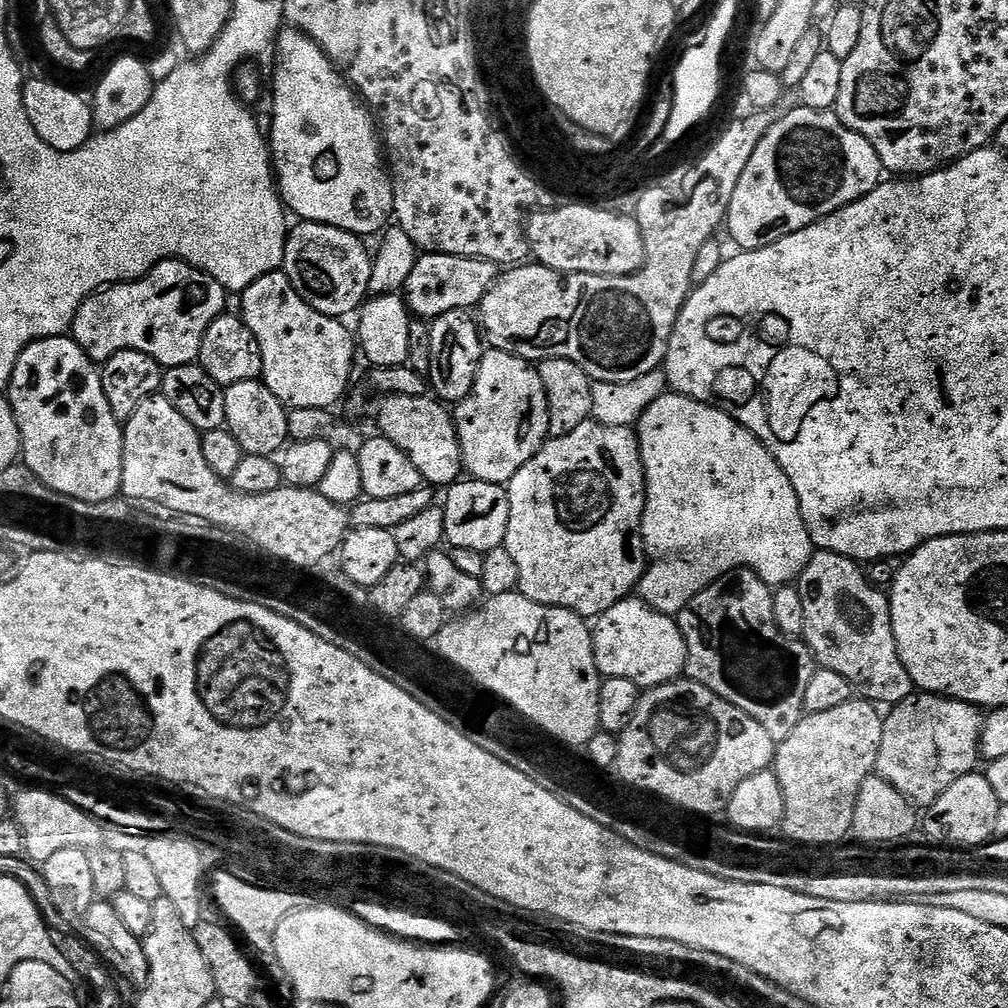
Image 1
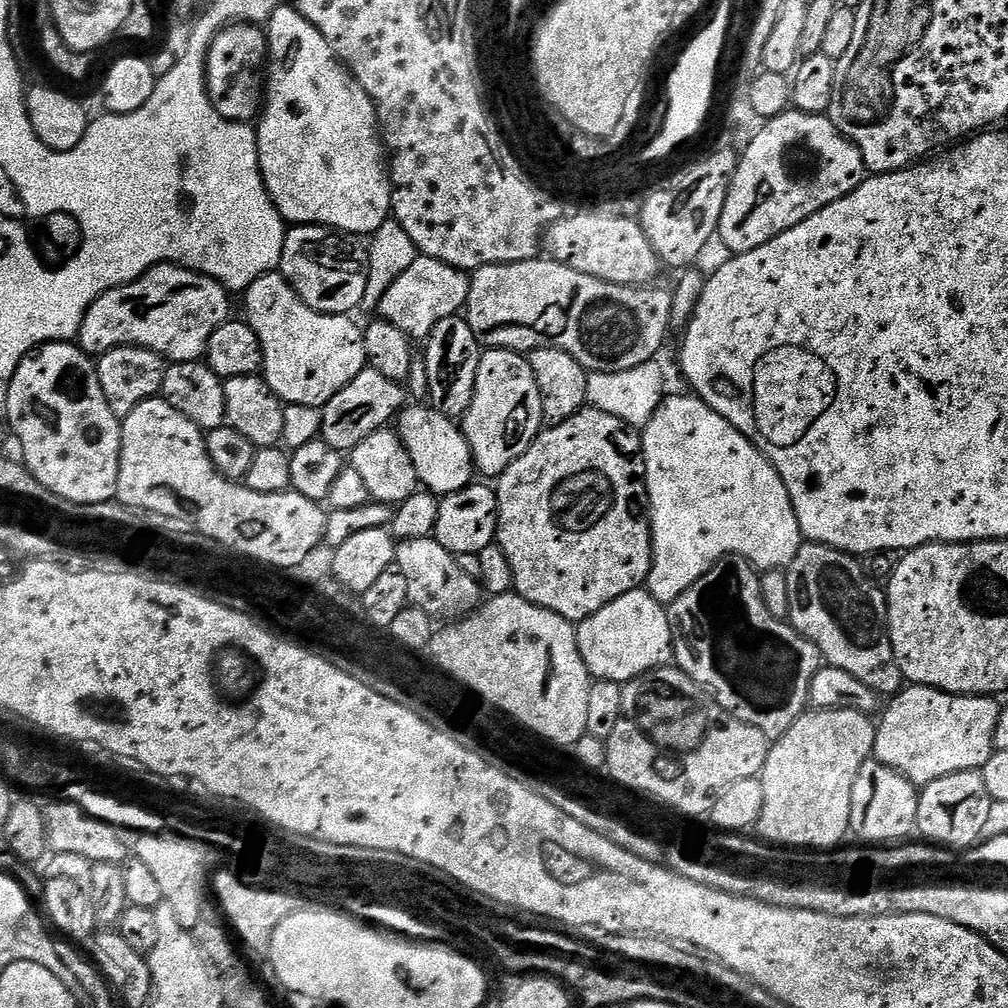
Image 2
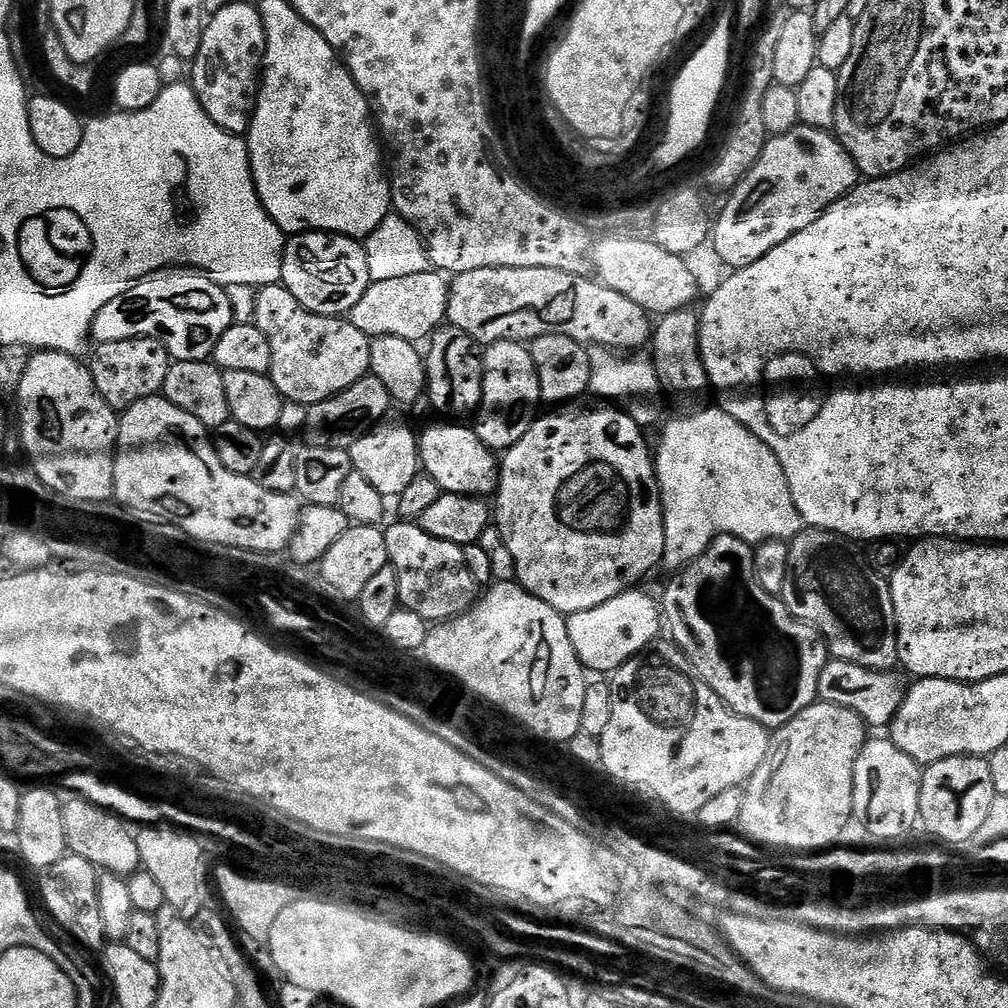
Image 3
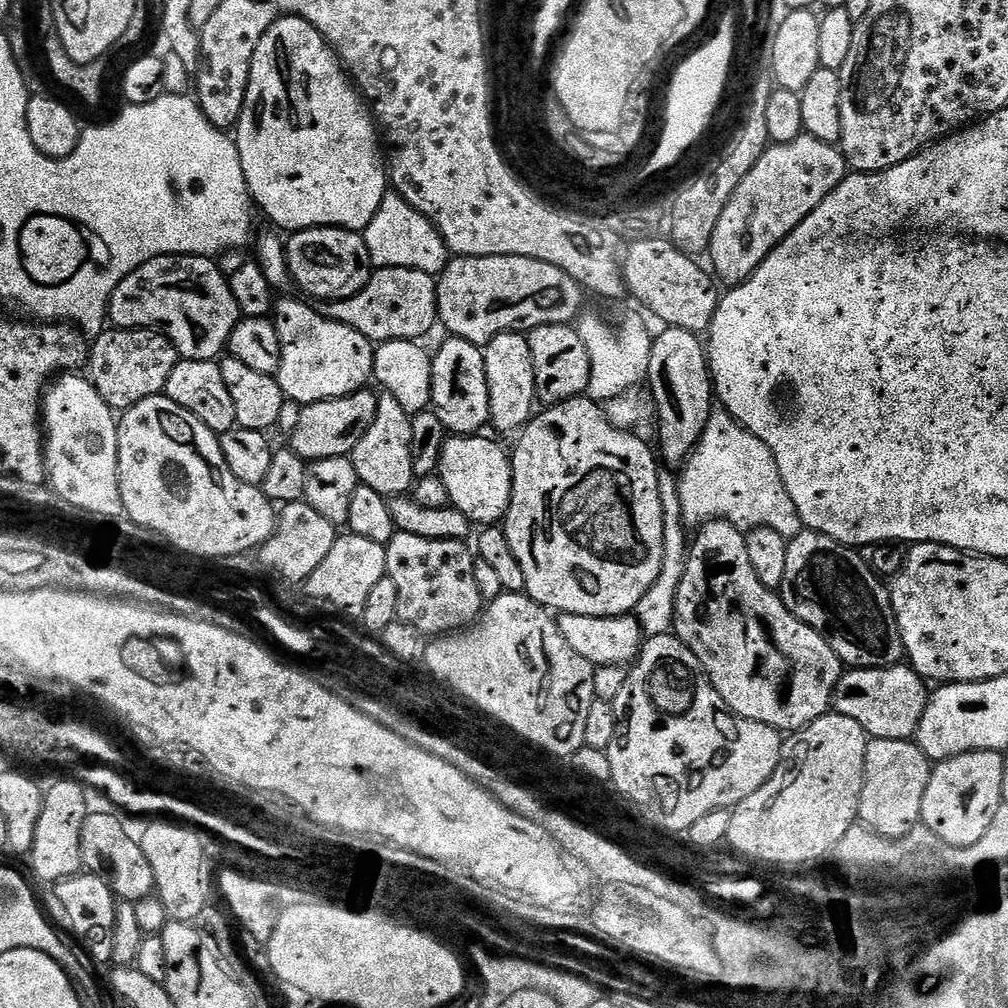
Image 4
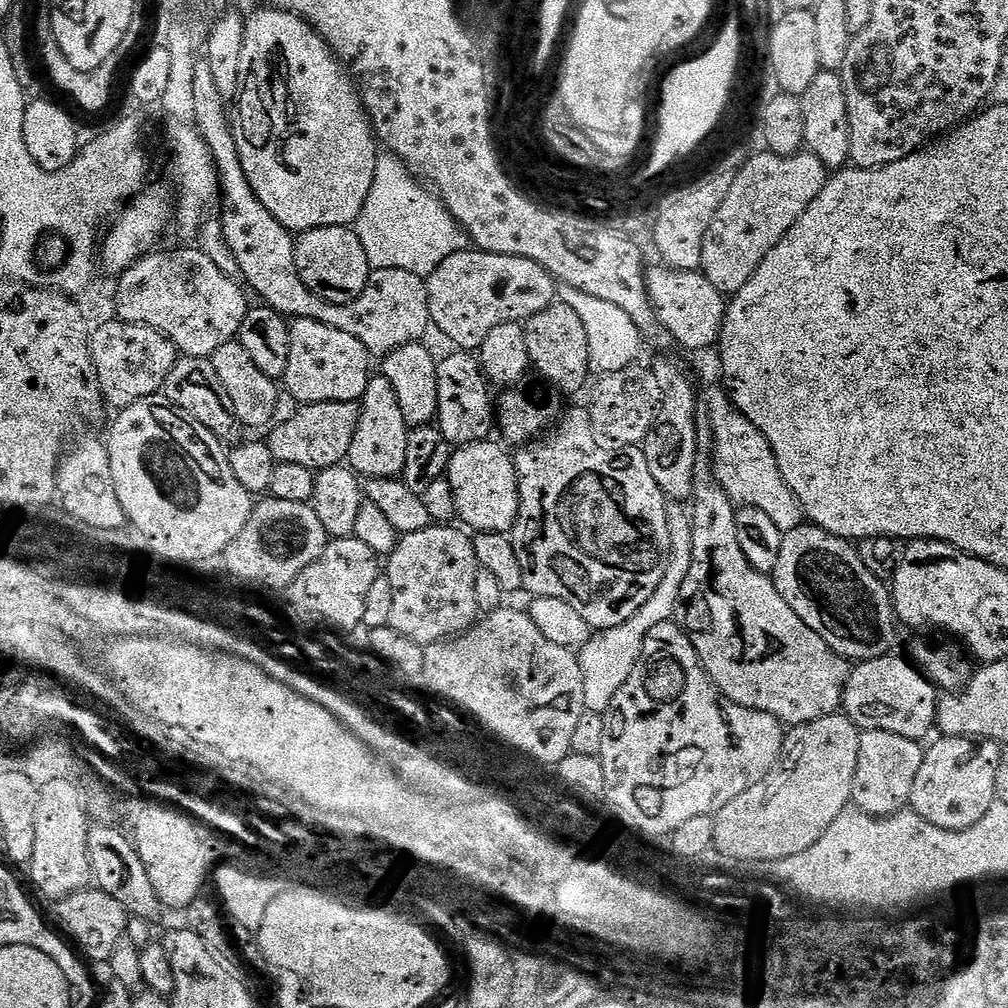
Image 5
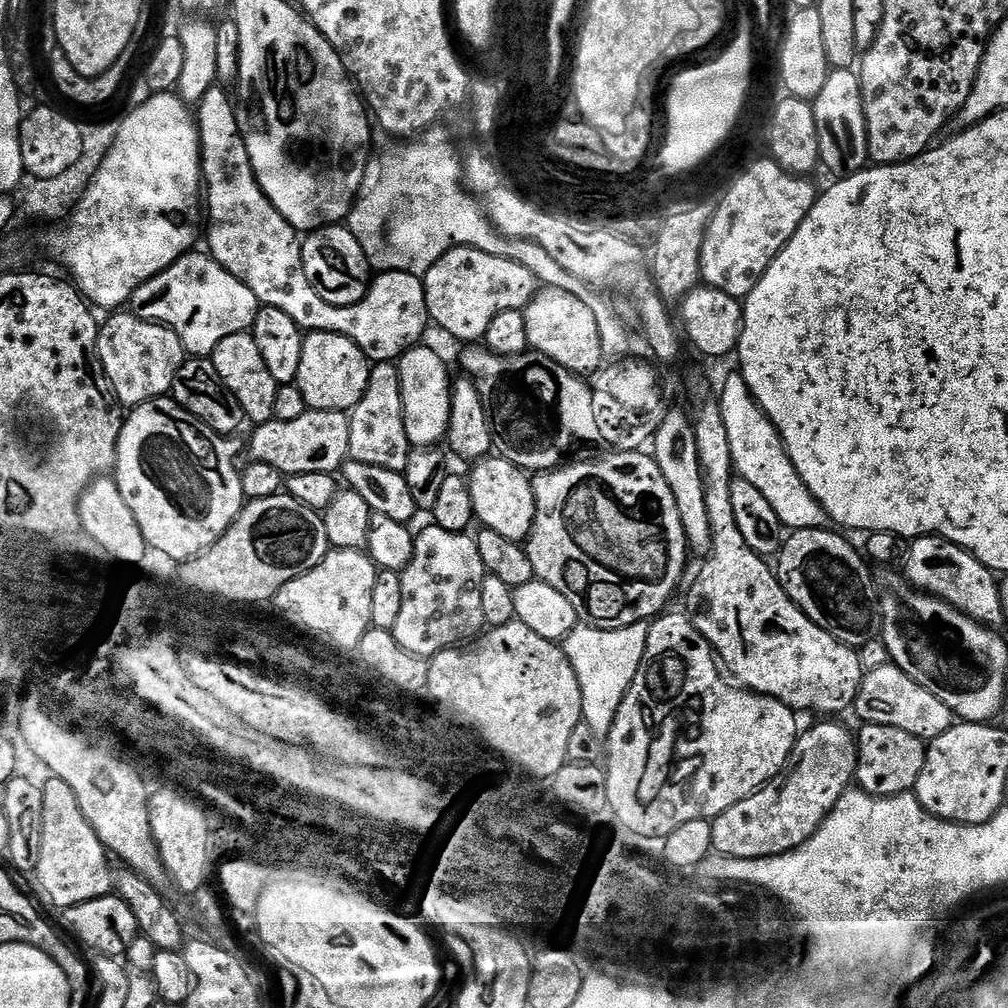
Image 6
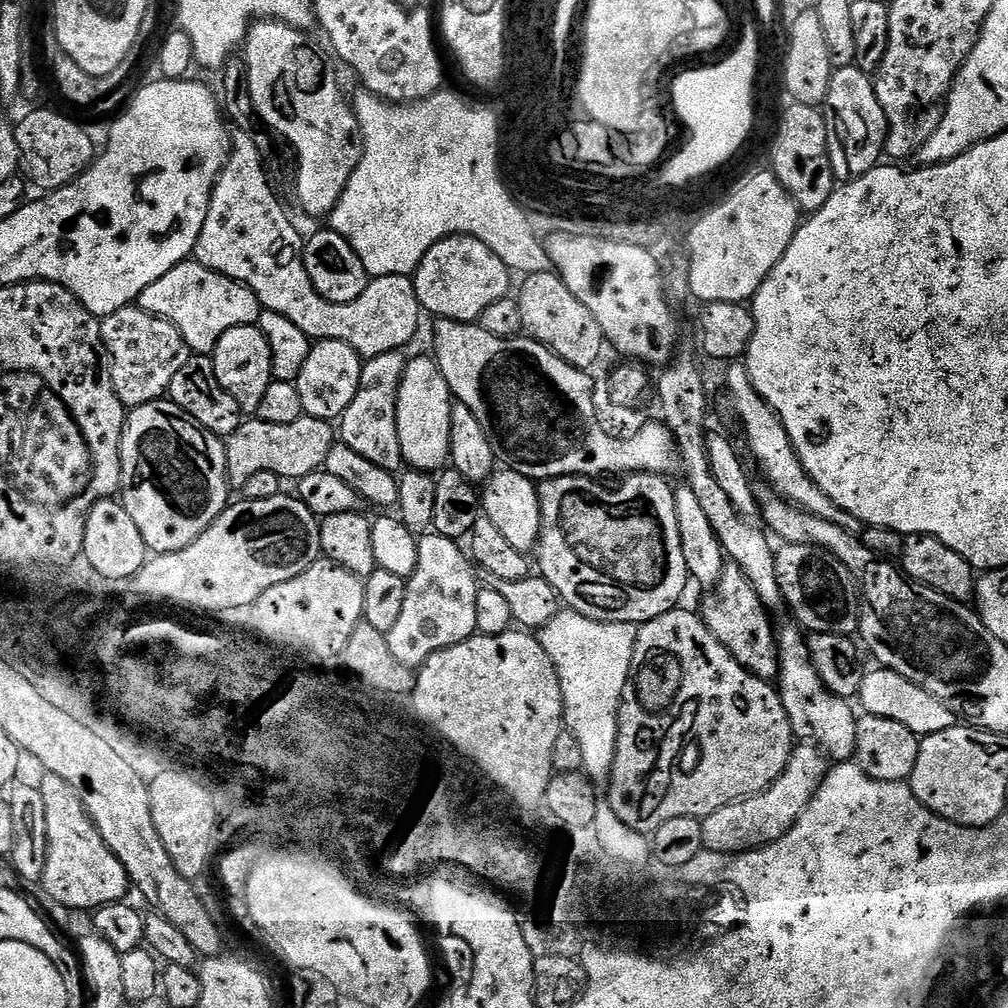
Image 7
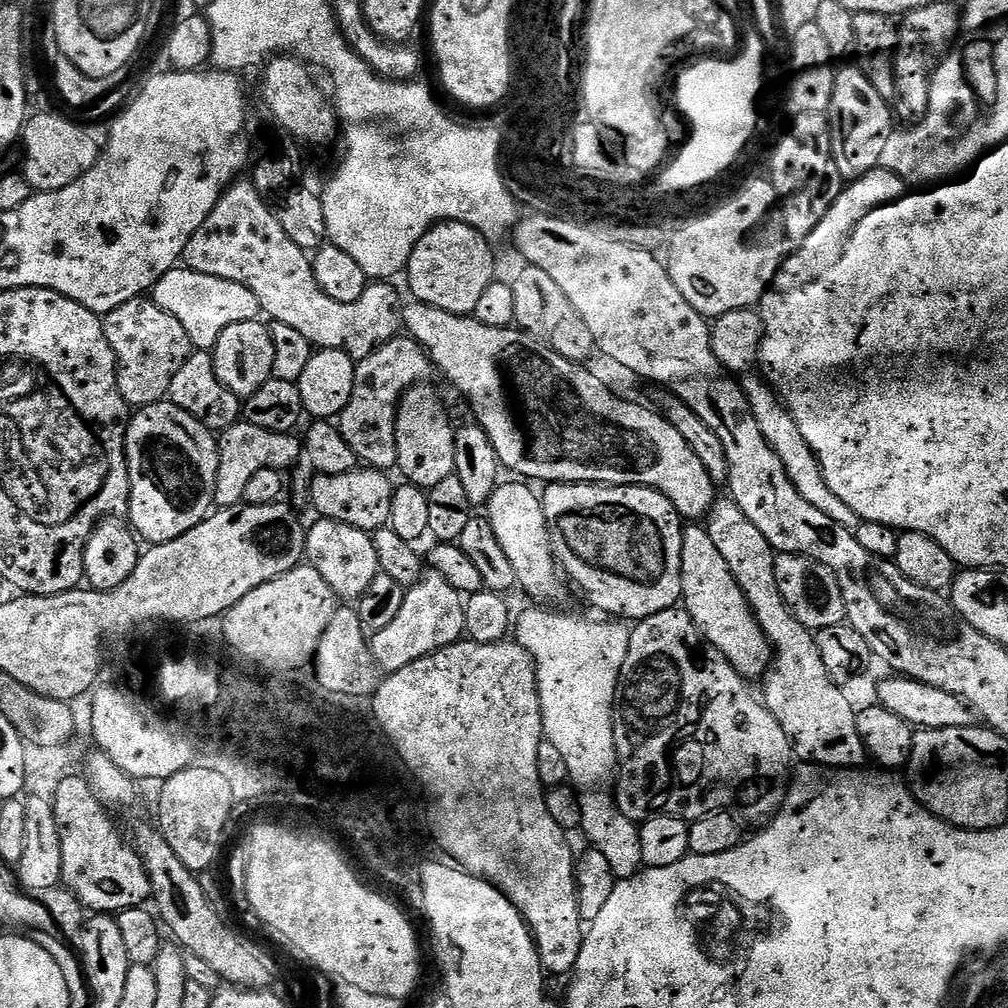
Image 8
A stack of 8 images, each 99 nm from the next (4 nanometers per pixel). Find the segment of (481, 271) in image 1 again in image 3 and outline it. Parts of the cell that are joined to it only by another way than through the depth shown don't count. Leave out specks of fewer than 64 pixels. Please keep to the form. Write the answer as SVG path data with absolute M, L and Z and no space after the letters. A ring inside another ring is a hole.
M440 270L406 272L385 280L373 280L366 294L362 294L358 306L352 308L351 322L369 338L393 336L413 342L427 341L432 333L445 323L449 287L449 277Z

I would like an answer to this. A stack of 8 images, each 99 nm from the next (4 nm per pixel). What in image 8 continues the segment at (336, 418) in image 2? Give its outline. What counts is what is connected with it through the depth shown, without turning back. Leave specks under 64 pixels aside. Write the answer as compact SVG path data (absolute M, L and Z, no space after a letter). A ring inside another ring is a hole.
M247 422L231 424L226 431L219 433L220 461L218 462L218 482L216 483L217 509L232 508L243 501L246 486L250 478L258 474L258 470L278 468L287 470L291 464L302 460L302 440L291 432L271 432L262 430L262 426L254 426Z

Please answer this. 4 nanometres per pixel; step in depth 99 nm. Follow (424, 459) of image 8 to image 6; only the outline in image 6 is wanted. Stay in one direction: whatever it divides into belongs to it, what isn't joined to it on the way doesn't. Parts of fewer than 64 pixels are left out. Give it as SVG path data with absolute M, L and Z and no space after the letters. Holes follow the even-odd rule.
M424 347L408 349L398 361L402 418L406 426L406 438L412 448L439 445L447 437L450 422L453 377L448 376L448 368L444 365L443 358L434 349Z

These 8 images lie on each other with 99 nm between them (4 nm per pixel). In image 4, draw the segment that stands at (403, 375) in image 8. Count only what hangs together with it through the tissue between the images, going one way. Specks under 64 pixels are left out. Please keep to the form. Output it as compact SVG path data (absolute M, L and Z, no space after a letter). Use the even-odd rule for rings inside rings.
M387 394L379 397L374 422L354 446L350 459L361 484L378 490L378 494L389 498L403 496L413 487L412 416L402 410L402 406L398 406L394 397Z

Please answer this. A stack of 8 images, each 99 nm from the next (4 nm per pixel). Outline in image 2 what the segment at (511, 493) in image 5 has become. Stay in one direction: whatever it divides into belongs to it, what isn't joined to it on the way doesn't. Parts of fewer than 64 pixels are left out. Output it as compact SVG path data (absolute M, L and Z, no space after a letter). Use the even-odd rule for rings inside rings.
M416 404L405 407L398 416L400 440L414 462L420 484L427 491L443 498L468 487L474 480L472 451L464 437L461 425L453 417L444 416L436 408Z

